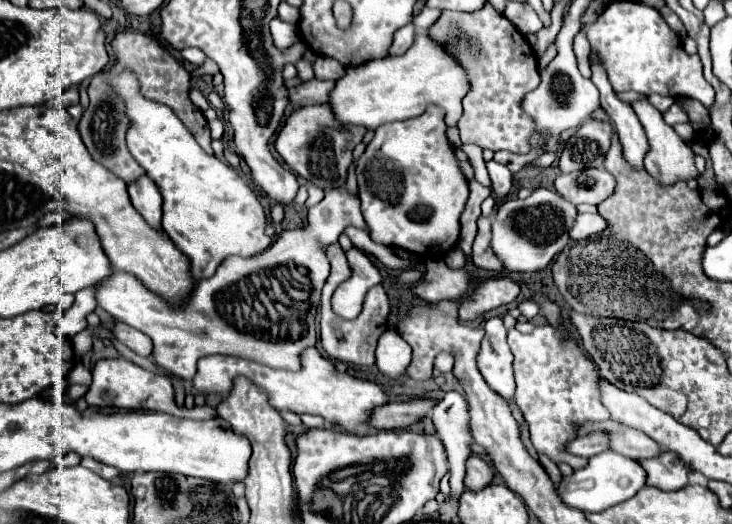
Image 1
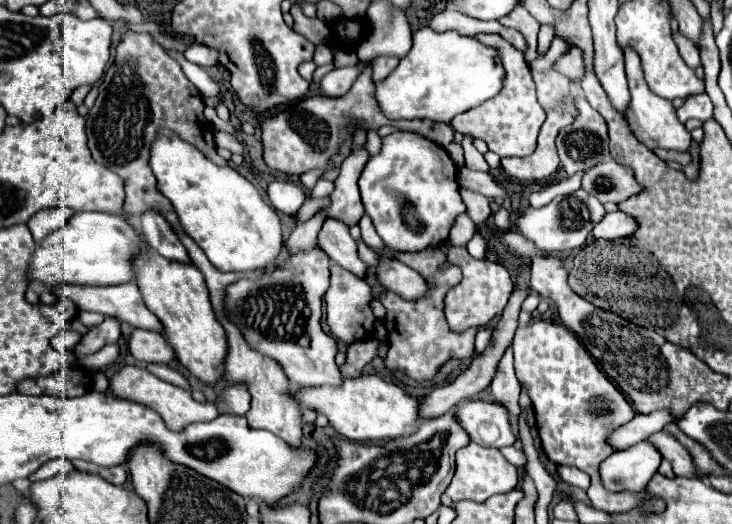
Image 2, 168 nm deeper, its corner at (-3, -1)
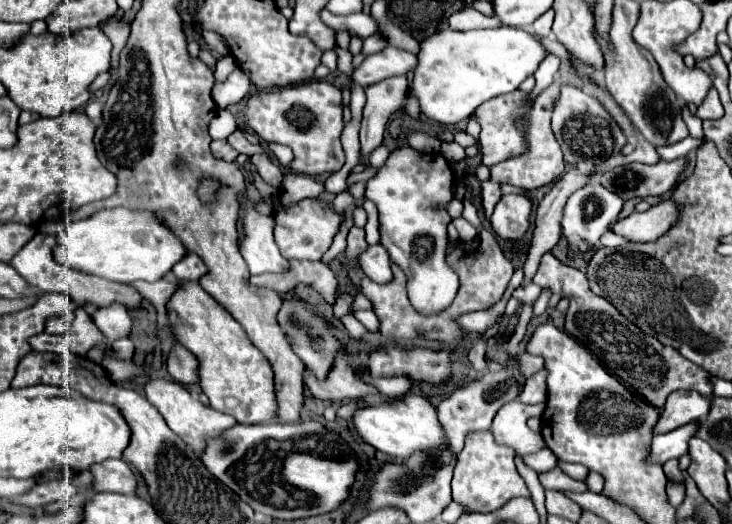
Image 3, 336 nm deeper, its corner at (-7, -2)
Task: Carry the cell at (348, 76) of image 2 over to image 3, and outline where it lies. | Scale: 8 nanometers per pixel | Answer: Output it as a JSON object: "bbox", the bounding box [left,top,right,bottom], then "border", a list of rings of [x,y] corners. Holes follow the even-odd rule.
{"bbox":[352,46,416,88],"border":[[[386,46],[384,50],[376,52],[372,56],[366,56],[364,62],[352,72],[352,80],[356,84],[360,84],[362,88],[366,88],[366,86],[376,84],[394,74],[406,76],[406,72],[412,70],[414,66],[416,66],[414,54],[400,50],[396,46]]]}

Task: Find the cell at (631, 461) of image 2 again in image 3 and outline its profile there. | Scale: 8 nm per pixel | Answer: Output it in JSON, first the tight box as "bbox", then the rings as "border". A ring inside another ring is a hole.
{"bbox":[646,422,696,464],"border":[[[696,422],[686,424],[684,428],[676,428],[664,436],[654,436],[646,462],[648,464],[664,464],[666,460],[680,458],[688,452],[688,440],[696,432]]]}

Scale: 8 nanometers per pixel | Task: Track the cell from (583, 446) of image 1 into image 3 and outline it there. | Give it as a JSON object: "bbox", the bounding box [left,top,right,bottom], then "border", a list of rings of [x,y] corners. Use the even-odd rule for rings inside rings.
{"bbox":[652,390,710,436],"border":[[[680,390],[670,394],[666,400],[666,406],[660,412],[658,422],[652,428],[654,436],[704,418],[708,414],[708,400],[710,398],[704,398],[692,390]]]}

